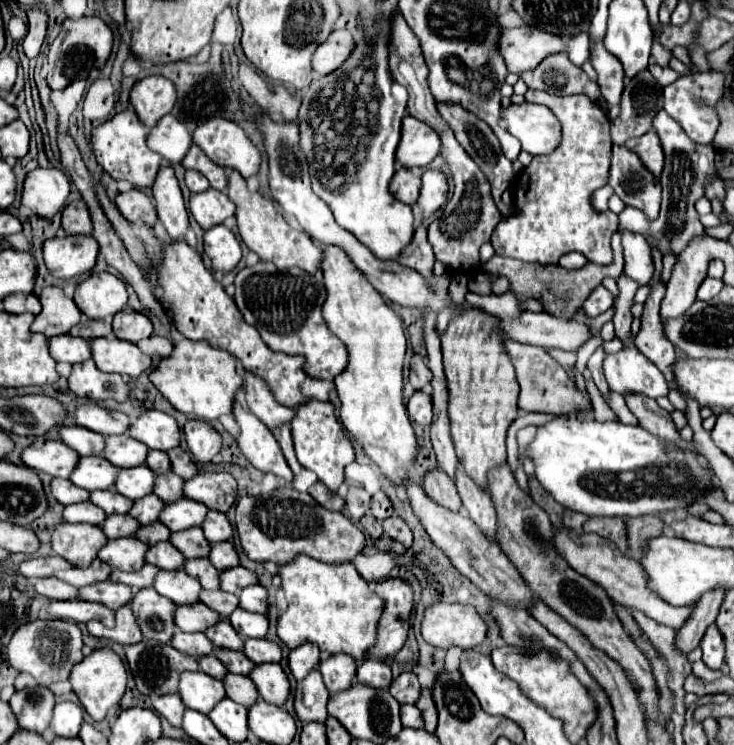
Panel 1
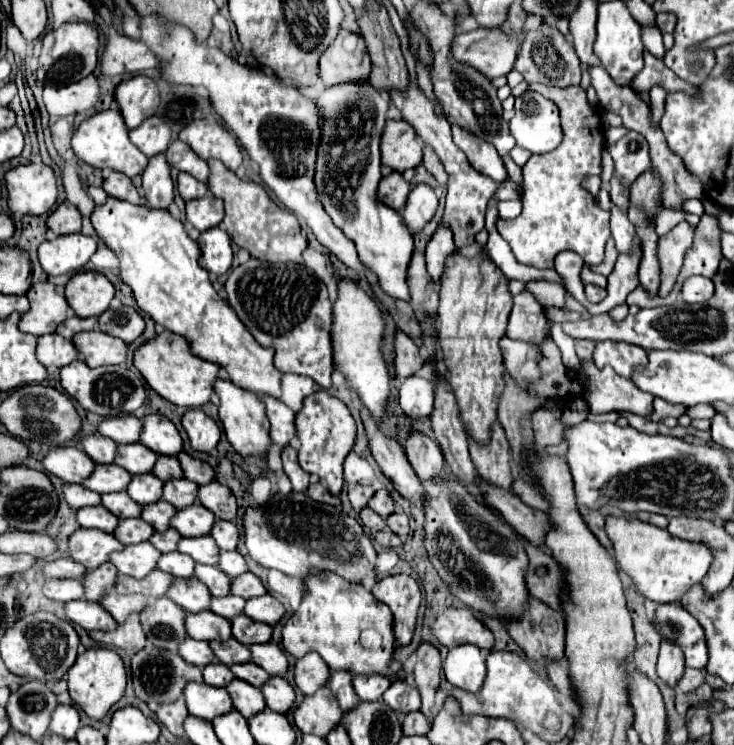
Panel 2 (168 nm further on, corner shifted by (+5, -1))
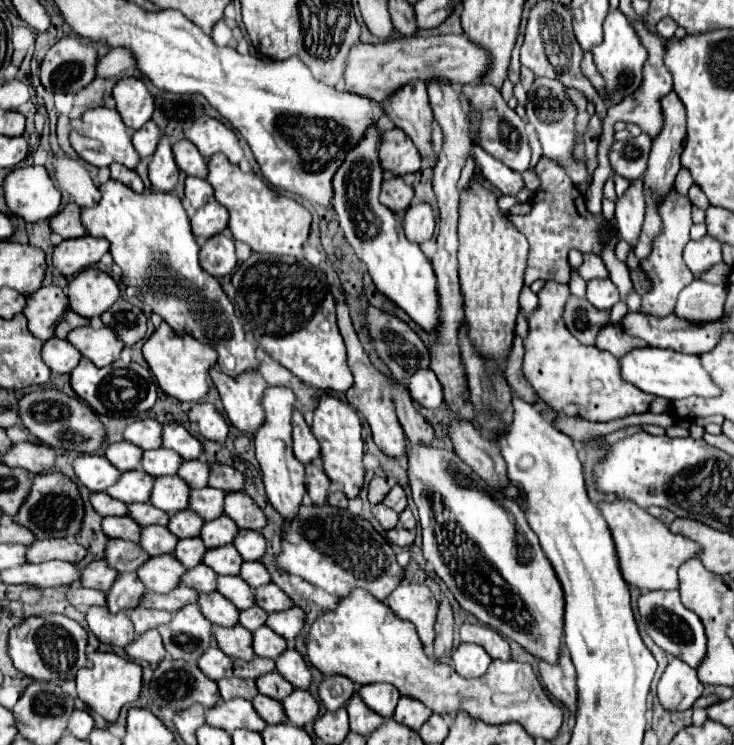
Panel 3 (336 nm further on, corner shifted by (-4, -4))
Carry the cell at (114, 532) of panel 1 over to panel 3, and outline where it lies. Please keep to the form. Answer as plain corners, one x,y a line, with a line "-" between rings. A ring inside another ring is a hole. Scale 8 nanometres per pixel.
161,525
143,527
143,533
141,533
141,547
153,557
161,553
173,553
177,541
179,539
173,537
173,533
169,533
169,529

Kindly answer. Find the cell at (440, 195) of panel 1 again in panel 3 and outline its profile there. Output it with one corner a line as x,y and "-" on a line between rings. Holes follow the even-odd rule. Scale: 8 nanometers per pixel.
417,203
417,205
411,205
403,219
403,229
405,229
405,235
409,241
413,243
423,243
427,239
433,237
433,231
435,231
435,217
433,217
433,209
429,203

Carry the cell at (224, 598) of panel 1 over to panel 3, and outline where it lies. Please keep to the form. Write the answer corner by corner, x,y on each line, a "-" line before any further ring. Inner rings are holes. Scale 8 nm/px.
253,605
251,609
245,609
245,611
241,611
241,617
239,617
239,621
241,621
241,625
243,625
245,629
249,629
249,631
255,631
257,627
265,625
265,617
267,617
267,613
265,613
261,607

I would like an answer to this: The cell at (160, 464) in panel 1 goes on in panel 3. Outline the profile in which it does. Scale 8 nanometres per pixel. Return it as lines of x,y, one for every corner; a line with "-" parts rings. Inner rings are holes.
197,459
183,461
181,463
181,469
179,469
179,475
187,481
187,485
191,489
205,487
207,481
209,481
209,463
201,463

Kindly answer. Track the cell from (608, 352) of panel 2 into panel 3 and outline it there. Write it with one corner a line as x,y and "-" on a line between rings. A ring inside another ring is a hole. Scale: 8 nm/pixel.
609,323
609,325
605,325
605,329
601,329
601,333
597,333
595,345
599,349
613,353
615,357
623,357
627,351
631,351
635,347
645,347
645,341
641,341
639,337
629,337
621,329
621,323

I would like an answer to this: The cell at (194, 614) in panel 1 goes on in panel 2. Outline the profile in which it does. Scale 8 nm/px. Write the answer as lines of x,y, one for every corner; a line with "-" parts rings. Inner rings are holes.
210,610
186,614
186,632
196,640
226,640
232,636
230,620
224,620

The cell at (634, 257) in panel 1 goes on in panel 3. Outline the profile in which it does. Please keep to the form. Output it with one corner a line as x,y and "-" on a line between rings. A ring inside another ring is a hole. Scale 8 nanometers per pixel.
641,179
631,181
629,189
619,197
615,209
615,221
619,235
625,241
637,241
637,233
641,233
641,221
645,217
645,193
641,189

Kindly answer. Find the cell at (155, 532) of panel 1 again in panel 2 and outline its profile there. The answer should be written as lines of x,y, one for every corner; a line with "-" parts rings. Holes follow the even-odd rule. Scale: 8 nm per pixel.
168,528
168,530
164,530
164,532
154,532
152,538
150,538
150,542
152,542
152,546
156,546
160,552
172,552
172,550
176,550
176,544
178,544
180,538
182,538
182,536
180,536
174,528

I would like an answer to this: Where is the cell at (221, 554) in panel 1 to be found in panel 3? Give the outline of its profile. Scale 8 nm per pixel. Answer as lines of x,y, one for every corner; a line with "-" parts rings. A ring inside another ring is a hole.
245,561
245,563
241,565
241,577
243,577
253,589
271,583
271,575
269,575
269,571
265,569
265,565
263,565
261,561
253,561
253,563
251,563
251,561

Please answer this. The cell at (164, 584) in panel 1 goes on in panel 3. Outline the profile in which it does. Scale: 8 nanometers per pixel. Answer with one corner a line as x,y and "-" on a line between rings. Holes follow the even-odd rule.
201,593
199,595
199,607
201,607
205,617
213,625
221,625
221,627
235,627
235,625
239,625
239,621
237,621
237,613
239,611
221,593
209,593
209,595

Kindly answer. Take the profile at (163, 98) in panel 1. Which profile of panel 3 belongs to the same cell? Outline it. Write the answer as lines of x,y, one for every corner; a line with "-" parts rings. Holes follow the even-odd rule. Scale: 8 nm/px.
125,77
113,87
115,109
129,129
141,129
153,115
155,103
145,83
135,77

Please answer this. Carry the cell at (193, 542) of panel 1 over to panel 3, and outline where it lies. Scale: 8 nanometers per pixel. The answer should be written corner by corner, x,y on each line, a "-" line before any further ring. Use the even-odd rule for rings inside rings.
225,545
219,549
209,549
203,563
217,575
239,575
243,557
237,553
237,549
233,549
233,545

